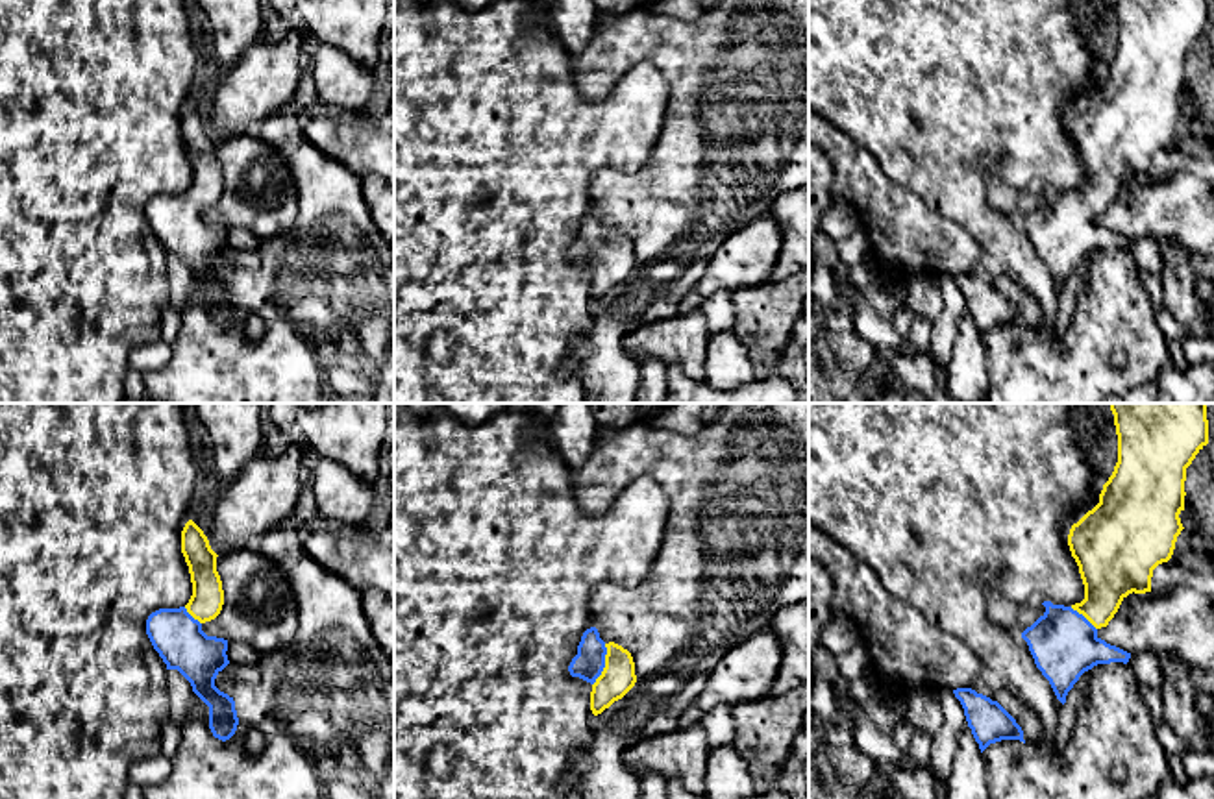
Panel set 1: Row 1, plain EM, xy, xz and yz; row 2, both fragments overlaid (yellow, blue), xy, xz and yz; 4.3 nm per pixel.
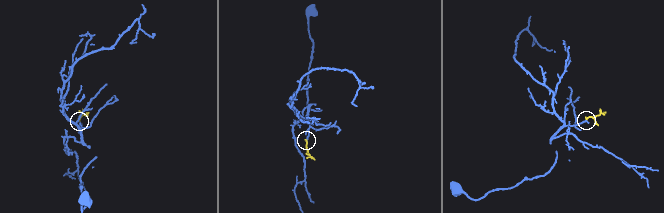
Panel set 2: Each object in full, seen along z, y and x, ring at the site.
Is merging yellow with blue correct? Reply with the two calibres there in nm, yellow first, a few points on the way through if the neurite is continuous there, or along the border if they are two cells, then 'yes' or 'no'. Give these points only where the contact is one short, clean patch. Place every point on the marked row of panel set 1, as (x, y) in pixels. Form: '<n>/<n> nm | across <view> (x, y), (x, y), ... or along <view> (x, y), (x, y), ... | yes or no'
150/140 nm | across xz (619, 677), (606, 664), (589, 663) | yes

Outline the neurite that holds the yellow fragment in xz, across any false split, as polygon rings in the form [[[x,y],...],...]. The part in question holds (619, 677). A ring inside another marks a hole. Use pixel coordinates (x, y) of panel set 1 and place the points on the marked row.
[[[596,627],[583,633],[568,671],[592,684],[590,710],[594,716],[622,699],[637,682],[631,653],[614,642],[605,644]]]

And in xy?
[[[192,520],[181,531],[181,553],[189,566],[192,596],[185,607],[152,612],[146,620],[146,634],[167,670],[178,670],[209,707],[209,729],[215,738],[226,742],[239,725],[233,697],[215,686],[217,675],[229,664],[228,640],[202,631],[202,625],[215,620],[224,605],[217,572],[218,555]]]

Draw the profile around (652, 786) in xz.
[[[648,773],[640,781],[638,799],[668,799],[666,779],[659,773]]]

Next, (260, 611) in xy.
[[[255,549],[217,557],[224,605],[220,614],[202,623],[207,636],[237,640],[270,655],[289,644],[298,631],[298,612],[291,583],[281,568]]]

